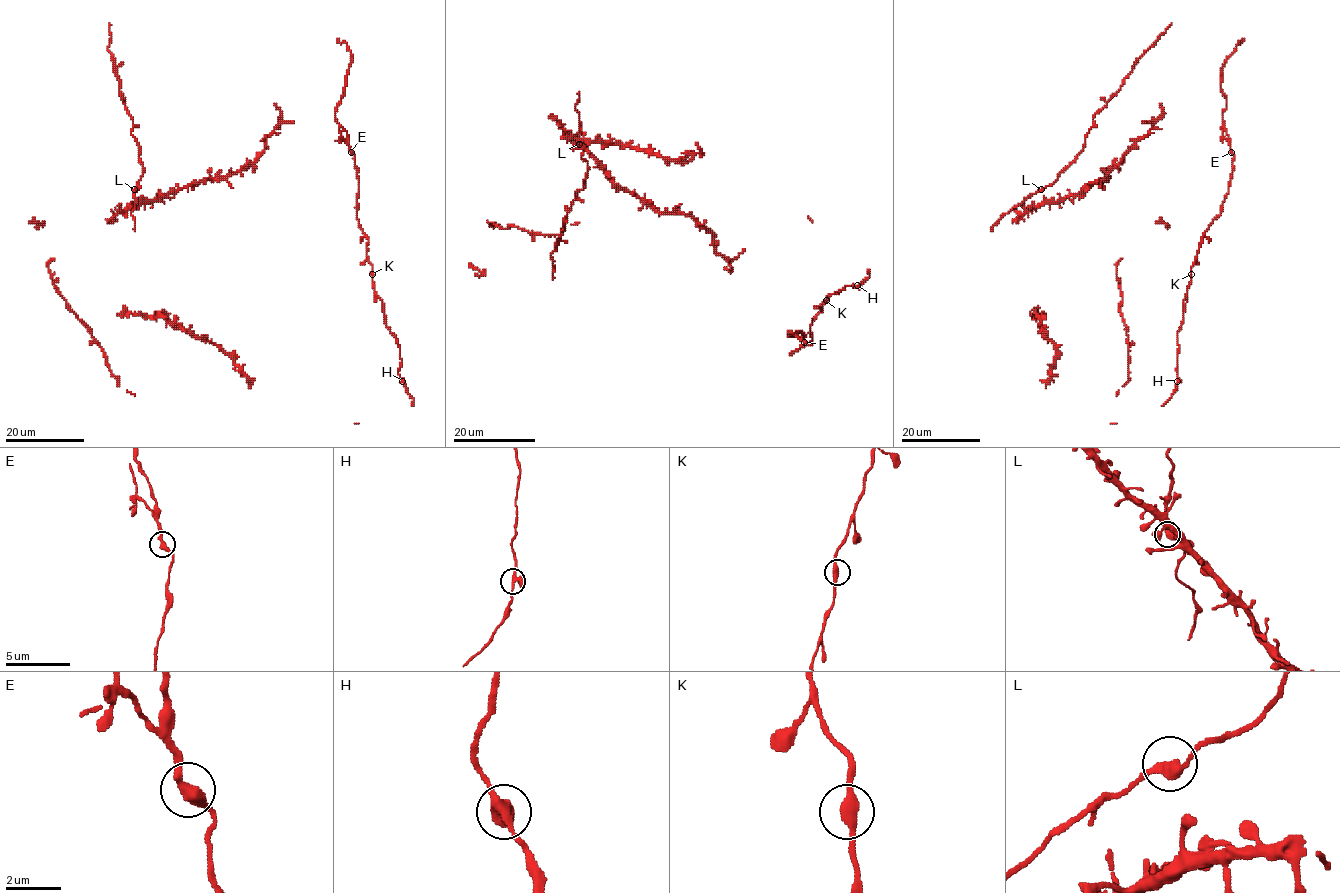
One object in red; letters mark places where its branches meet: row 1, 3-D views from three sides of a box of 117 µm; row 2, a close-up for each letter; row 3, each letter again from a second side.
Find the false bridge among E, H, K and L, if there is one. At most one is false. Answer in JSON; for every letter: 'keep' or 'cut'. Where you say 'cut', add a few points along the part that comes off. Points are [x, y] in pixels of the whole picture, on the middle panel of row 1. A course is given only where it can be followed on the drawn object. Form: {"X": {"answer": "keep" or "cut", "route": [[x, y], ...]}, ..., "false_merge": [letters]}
{"E": {"answer": "cut", "route": [[804, 341], [788, 333], [790, 337], [800, 331], [804, 342], [790, 355]]}, "H": {"answer": "keep"}, "K": {"answer": "keep"}, "L": {"answer": "keep"}, "false_merge": ["E"]}

